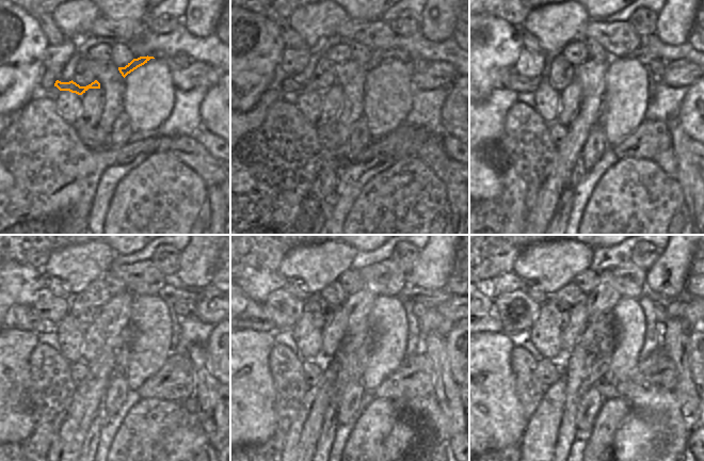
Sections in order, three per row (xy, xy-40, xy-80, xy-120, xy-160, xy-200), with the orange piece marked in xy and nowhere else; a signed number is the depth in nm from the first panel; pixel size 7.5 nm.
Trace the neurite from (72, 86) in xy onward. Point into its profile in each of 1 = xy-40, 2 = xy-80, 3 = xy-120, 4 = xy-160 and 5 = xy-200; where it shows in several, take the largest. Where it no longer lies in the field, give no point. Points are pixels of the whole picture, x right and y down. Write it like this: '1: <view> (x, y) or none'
1: xy-40 (286, 83)
2: xy-80 (500, 78)
3: xy-120 (18, 317)
4: xy-160 (252, 316)
5: xy-200 (491, 322)

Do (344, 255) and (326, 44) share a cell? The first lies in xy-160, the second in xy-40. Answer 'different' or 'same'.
different

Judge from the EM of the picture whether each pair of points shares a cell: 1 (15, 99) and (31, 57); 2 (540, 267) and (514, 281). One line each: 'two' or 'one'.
1: one
2: two

